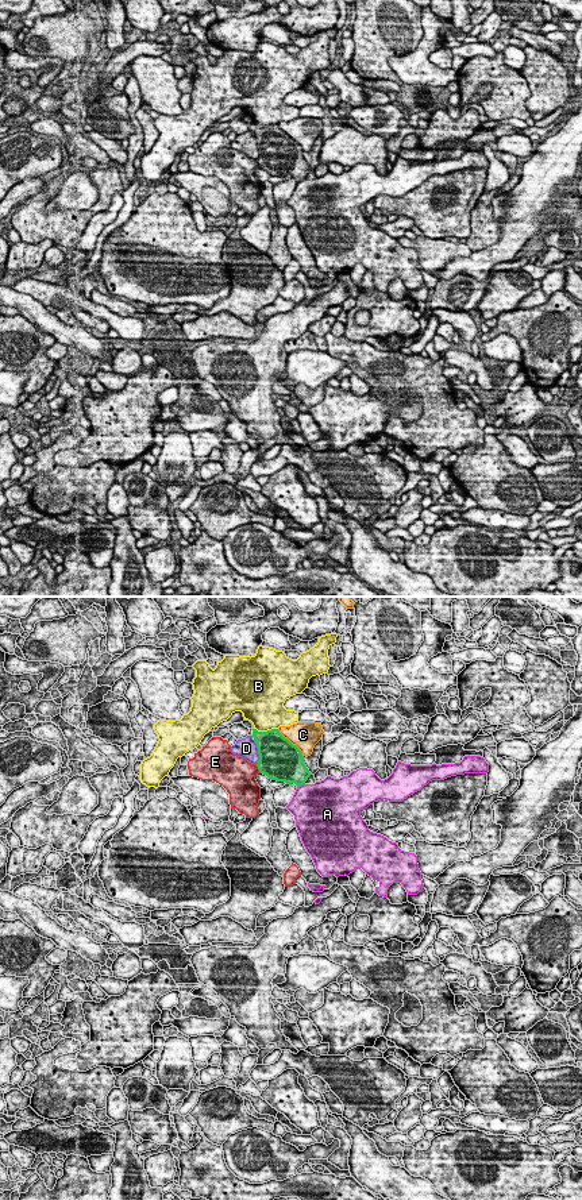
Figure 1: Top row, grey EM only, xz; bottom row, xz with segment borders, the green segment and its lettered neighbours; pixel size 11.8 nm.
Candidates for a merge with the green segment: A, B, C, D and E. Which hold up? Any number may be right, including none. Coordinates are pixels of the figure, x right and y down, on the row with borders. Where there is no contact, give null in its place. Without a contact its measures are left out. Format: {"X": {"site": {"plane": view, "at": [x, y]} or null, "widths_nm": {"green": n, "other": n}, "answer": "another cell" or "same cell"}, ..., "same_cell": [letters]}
{"A": {"site": {"plane": "xz", "at": [300, 784]}, "widths_nm": {"green": 380, "other": 440}, "answer": "another cell"}, "B": {"site": {"plane": "xz", "at": [268, 730]}, "widths_nm": {"green": 380, "other": 440}, "answer": "another cell"}, "C": {"site": {"plane": "xz", "at": [290, 743]}, "widths_nm": {"green": 480, "other": 320}, "answer": "another cell"}, "D": {"site": {"plane": "xz", "at": [258, 752]}, "widths_nm": {"green": 480, "other": 240}, "answer": "another cell"}, "E": {"site": {"plane": "xz", "at": [258, 768]}, "widths_nm": {"green": 440, "other": 380}, "answer": "another cell"}, "same_cell": []}

